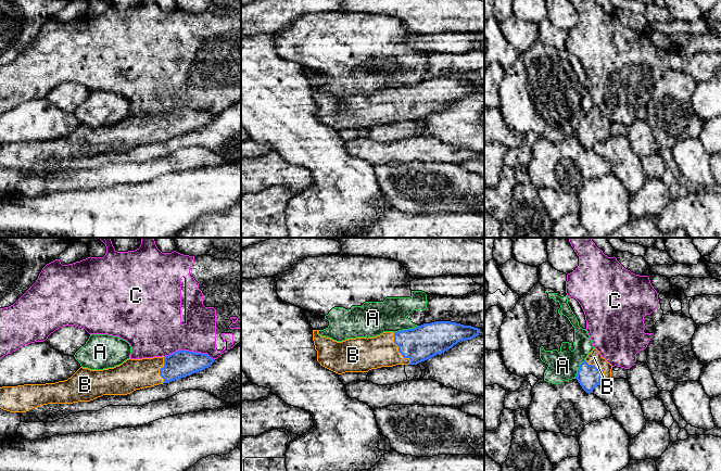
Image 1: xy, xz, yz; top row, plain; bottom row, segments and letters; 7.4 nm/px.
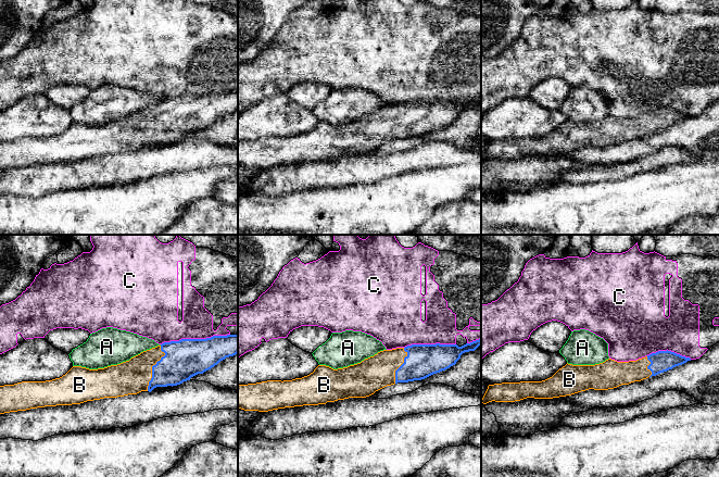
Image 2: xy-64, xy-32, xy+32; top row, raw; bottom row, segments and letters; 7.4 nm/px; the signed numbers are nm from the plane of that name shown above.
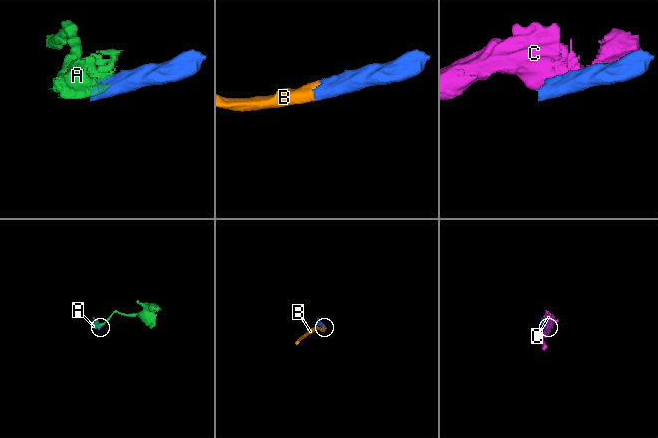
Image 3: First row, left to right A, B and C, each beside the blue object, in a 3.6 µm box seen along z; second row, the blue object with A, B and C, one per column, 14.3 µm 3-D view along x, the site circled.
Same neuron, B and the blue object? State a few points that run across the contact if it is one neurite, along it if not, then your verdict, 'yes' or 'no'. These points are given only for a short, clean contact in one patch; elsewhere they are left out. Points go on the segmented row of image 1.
line xz (418, 344), (399, 349), (386, 349), (366, 354); yes

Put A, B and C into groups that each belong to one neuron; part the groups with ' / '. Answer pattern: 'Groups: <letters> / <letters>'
Groups: A / B / C

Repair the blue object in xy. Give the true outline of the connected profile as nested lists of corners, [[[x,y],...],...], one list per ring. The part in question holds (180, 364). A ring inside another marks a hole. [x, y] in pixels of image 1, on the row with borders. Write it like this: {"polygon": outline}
{"polygon": [[[178,351],[168,356],[127,359],[122,365],[103,370],[80,367],[64,381],[46,384],[24,384],[0,387],[0,408],[10,412],[26,412],[48,404],[90,402],[103,395],[127,395],[136,390],[169,383],[208,368],[215,359],[207,354]]]}

